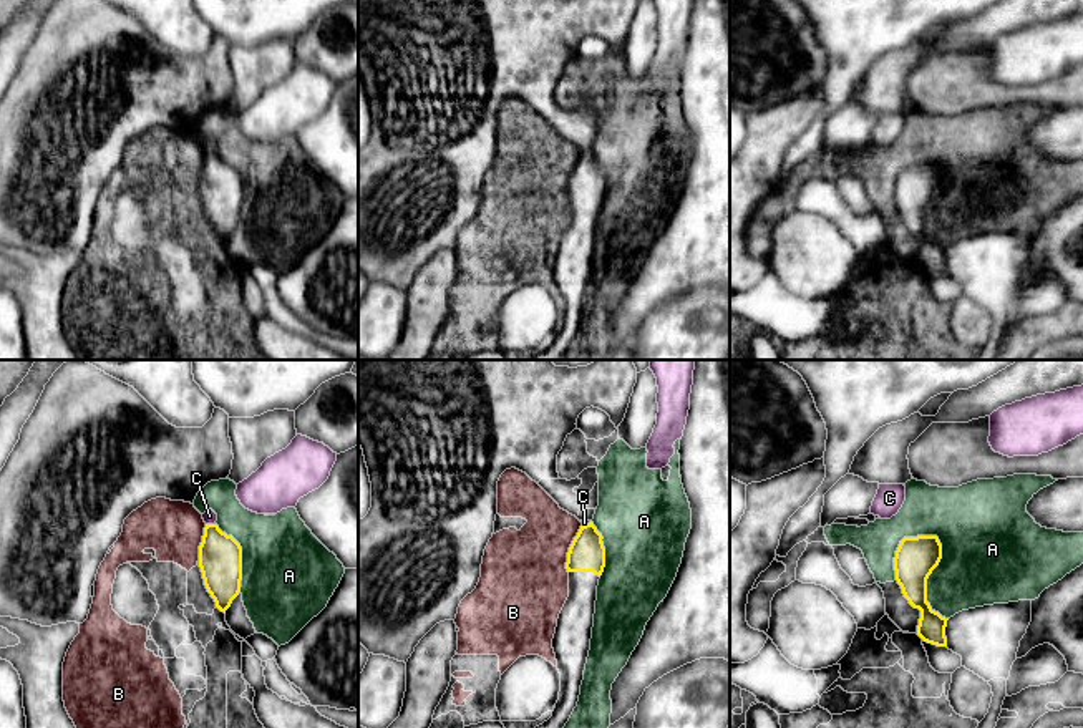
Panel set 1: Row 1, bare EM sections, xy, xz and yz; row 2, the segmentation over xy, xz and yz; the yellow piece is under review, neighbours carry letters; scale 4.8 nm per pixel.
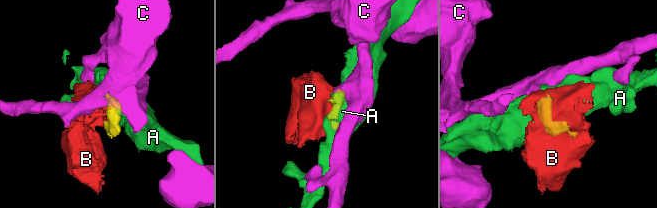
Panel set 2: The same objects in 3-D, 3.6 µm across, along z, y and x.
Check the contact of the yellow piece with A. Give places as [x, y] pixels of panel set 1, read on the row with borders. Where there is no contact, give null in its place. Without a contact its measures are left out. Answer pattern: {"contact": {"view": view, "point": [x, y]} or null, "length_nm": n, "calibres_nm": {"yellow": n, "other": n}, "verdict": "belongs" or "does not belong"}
{"contact": {"view": "yz", "point": [937, 564]}, "length_nm": 460, "calibres_nm": {"yellow": 200, "other": 440}, "verdict": "does not belong"}

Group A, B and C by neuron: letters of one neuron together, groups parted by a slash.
A / B / C

